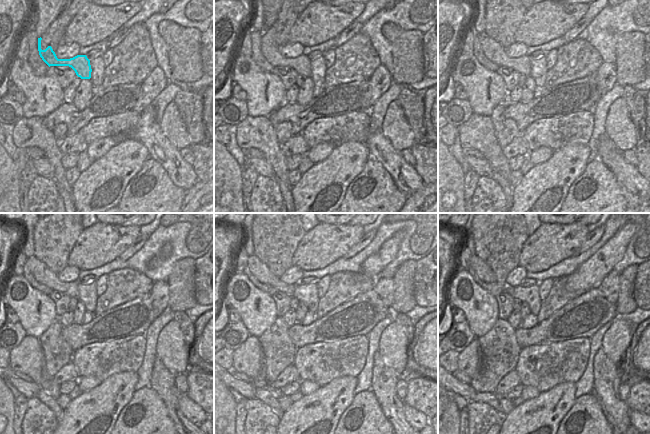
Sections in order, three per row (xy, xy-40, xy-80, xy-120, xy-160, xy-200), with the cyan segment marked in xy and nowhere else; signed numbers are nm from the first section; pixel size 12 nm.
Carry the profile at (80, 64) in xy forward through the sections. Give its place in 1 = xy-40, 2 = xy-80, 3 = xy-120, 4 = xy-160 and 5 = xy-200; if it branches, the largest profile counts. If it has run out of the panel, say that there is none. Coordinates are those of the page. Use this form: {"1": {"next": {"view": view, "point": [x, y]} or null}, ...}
{"1": {"next": {"view": "xy-40", "point": [301, 64]}}, "2": {"next": {"view": "xy-80", "point": [493, 51]}}, "3": {"next": {"view": "xy-120", "point": [43, 275]}}, "4": {"next": {"view": "xy-160", "point": [262, 273]}}, "5": {"next": {"view": "xy-200", "point": [483, 271]}}}

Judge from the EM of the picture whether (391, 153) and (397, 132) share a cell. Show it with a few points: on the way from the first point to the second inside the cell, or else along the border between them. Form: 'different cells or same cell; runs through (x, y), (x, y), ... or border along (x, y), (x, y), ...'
different cells; border along (381, 128), (381, 132), (400, 151)

